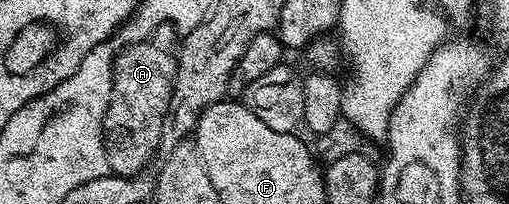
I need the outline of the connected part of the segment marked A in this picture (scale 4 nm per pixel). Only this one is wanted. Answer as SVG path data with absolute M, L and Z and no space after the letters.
M139 40L125 47L126 51L117 55L114 64L114 83L108 100L106 117L102 119L102 142L106 146L106 159L110 165L110 173L119 174L122 178L131 177L143 169L142 166L154 150L160 147L162 121L168 112L168 104L172 100L174 77L178 71L178 63L173 53L161 50L158 46L149 46L149 41Z

